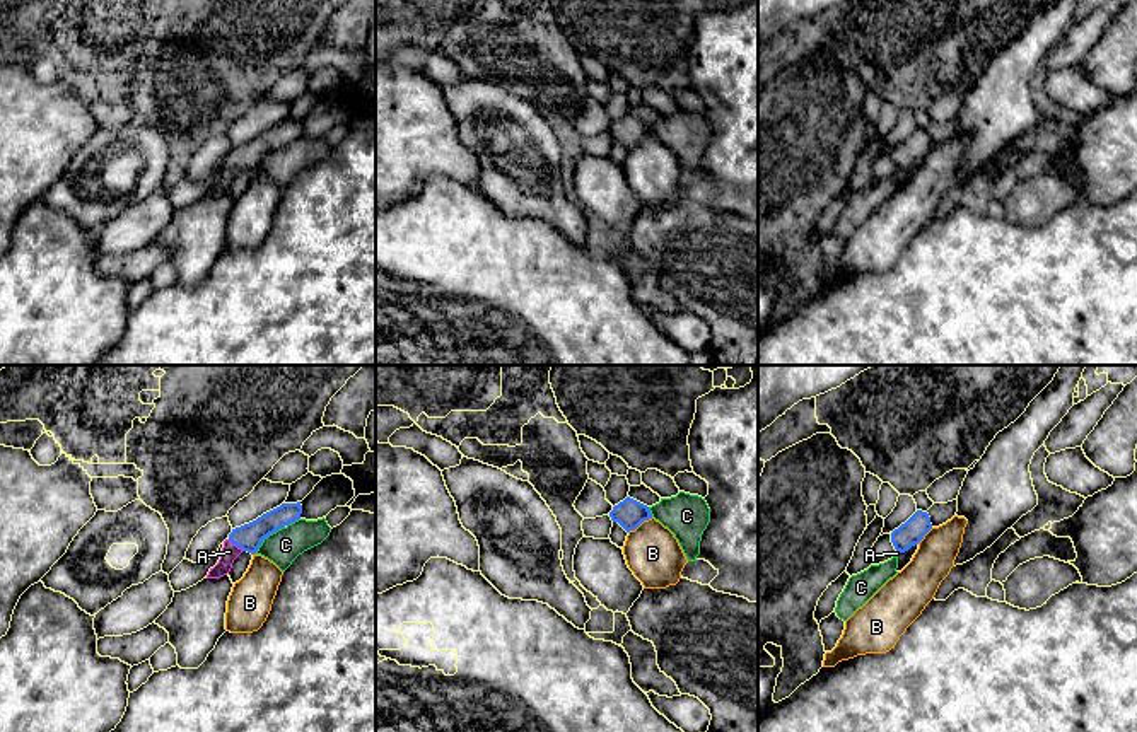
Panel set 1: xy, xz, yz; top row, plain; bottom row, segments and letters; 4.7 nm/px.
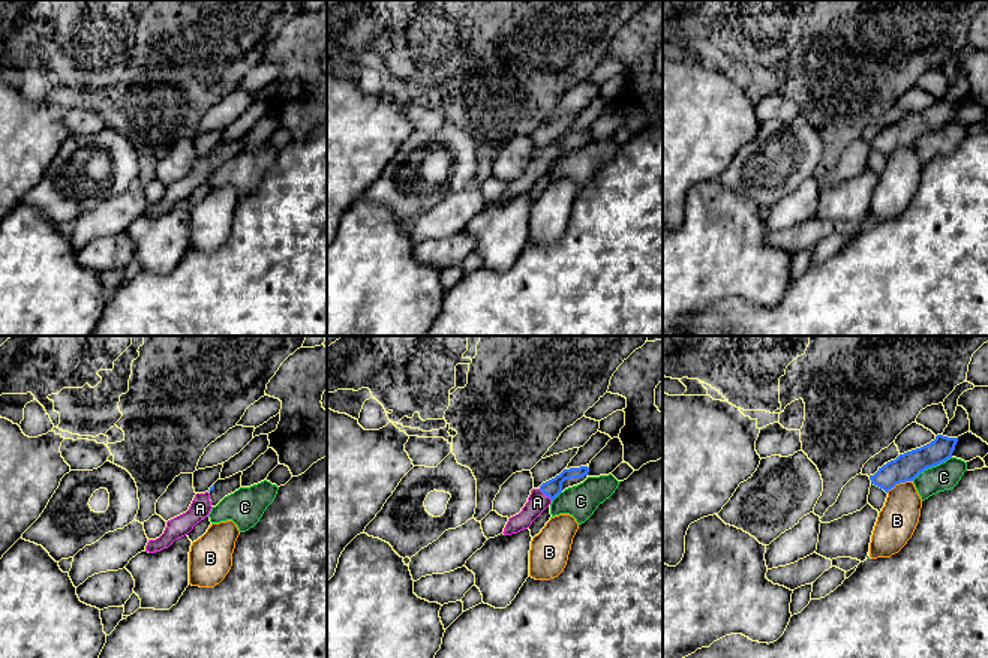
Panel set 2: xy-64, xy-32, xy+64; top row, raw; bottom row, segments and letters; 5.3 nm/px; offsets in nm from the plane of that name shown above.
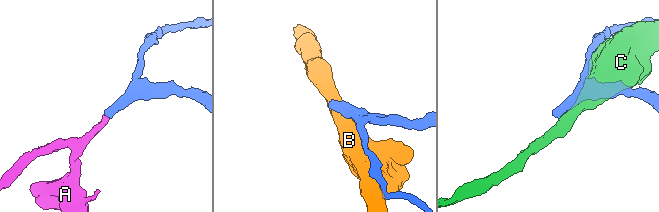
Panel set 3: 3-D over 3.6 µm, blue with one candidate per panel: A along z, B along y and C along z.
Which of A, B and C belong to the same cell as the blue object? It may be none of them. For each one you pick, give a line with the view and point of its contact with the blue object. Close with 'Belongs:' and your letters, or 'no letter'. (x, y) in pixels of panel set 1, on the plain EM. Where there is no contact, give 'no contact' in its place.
A: contact xy (236, 162)
Belongs: A

